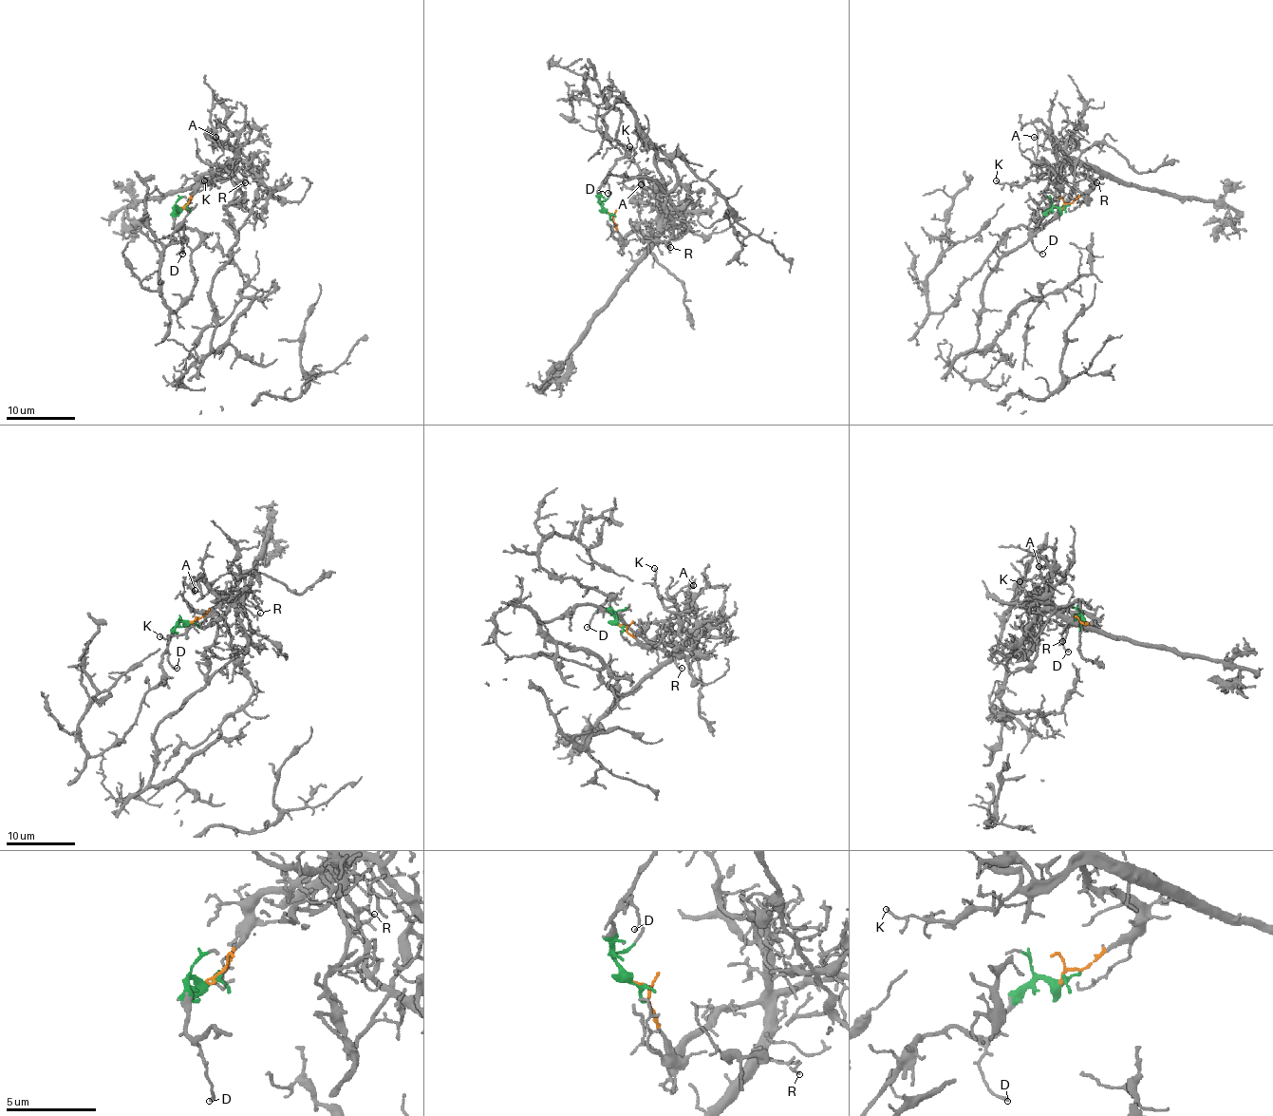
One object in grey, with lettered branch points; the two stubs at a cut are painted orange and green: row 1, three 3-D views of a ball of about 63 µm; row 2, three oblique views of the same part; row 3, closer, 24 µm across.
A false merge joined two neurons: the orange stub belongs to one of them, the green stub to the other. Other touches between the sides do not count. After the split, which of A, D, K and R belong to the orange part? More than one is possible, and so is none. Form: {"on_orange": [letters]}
{"on_orange": ["A", "K", "R"]}

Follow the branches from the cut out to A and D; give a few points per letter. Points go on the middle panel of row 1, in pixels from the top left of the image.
A: (608, 214), (623, 241), (642, 224), (657, 220), (657, 208), (634, 199), (631, 195), (633, 189), (642, 184)
D: (608, 214), (600, 201), (598, 189), (606, 182), (608, 193)

